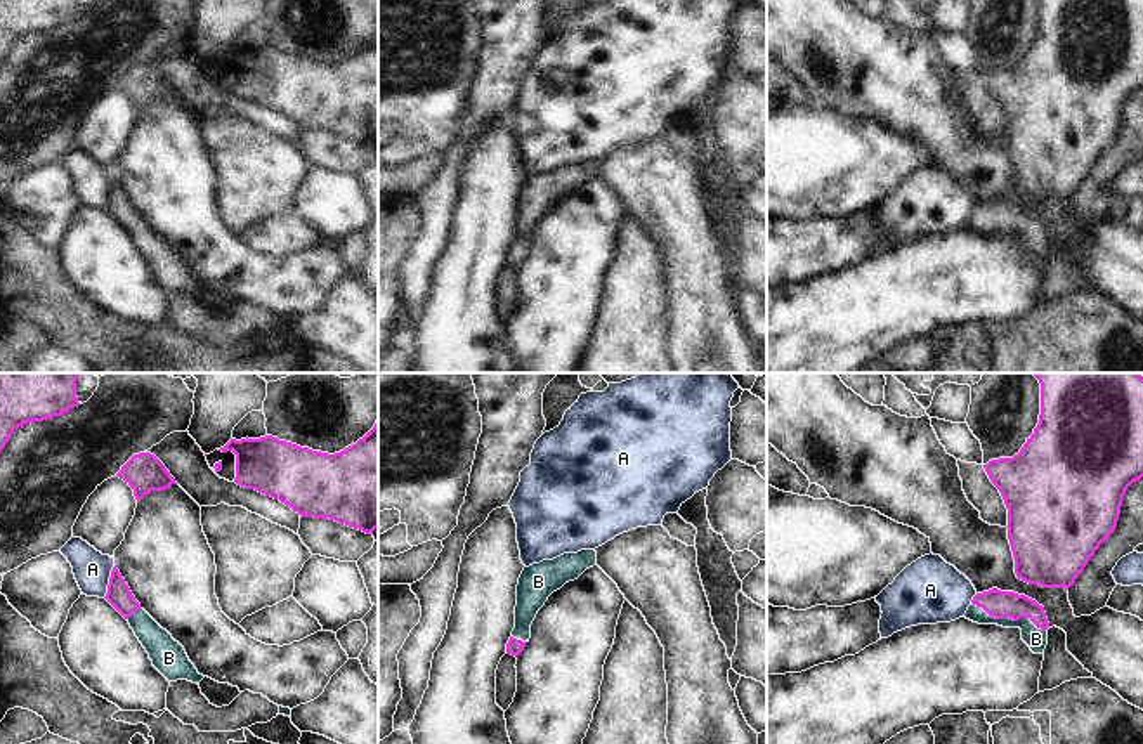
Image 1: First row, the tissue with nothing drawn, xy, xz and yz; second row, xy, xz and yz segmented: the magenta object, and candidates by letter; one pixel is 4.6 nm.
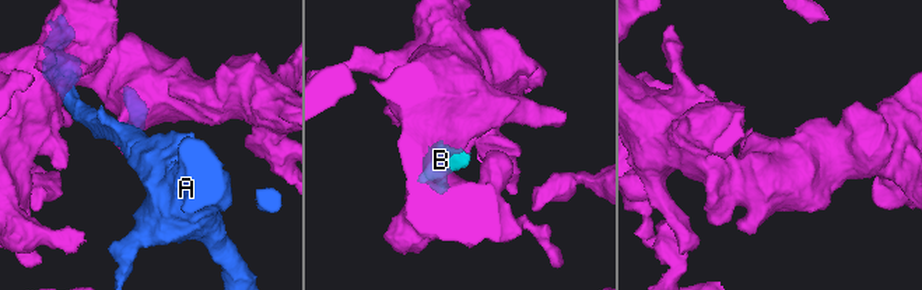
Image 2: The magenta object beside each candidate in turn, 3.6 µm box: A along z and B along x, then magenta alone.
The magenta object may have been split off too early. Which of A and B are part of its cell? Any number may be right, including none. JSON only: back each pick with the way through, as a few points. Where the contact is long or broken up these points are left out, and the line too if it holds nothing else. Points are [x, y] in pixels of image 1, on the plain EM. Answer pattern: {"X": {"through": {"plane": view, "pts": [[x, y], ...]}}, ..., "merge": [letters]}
{"B": {"through": {"plane": "yz", "pts": [[998, 215], [1010, 229], [1018, 231], [1036, 250]]}}, "merge": ["B"]}

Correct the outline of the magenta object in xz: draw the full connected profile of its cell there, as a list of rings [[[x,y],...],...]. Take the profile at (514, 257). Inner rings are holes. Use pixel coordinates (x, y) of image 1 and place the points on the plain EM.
[[[581,161],[524,179],[517,196],[515,239],[506,265],[517,269],[524,262],[531,250],[531,236],[548,208],[593,177],[597,177],[597,163]]]

